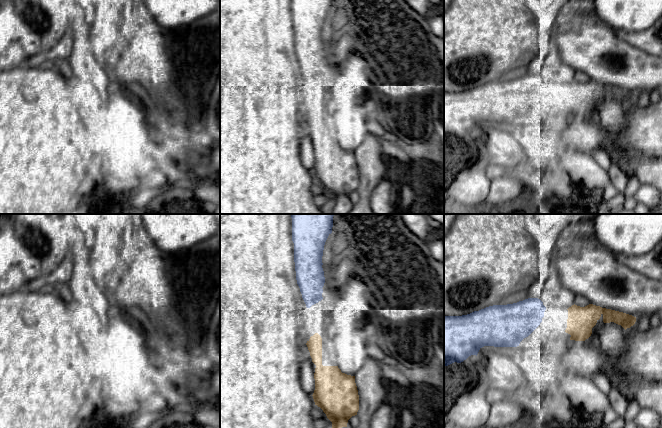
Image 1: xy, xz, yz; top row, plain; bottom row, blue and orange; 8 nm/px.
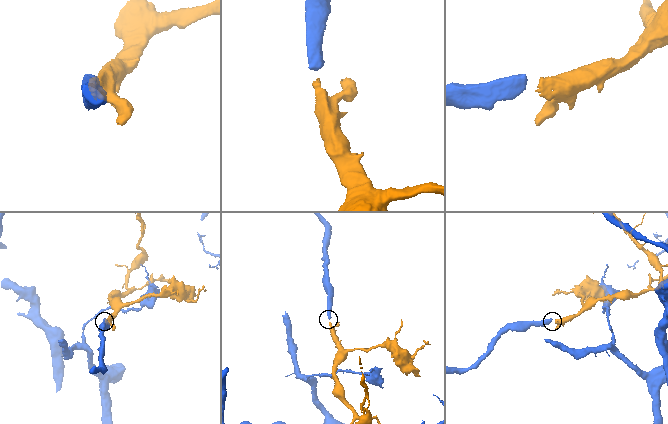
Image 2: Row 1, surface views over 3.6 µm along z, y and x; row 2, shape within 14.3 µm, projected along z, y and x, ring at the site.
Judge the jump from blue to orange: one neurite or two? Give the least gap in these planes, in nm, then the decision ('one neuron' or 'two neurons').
180 nm apart; one neuron

